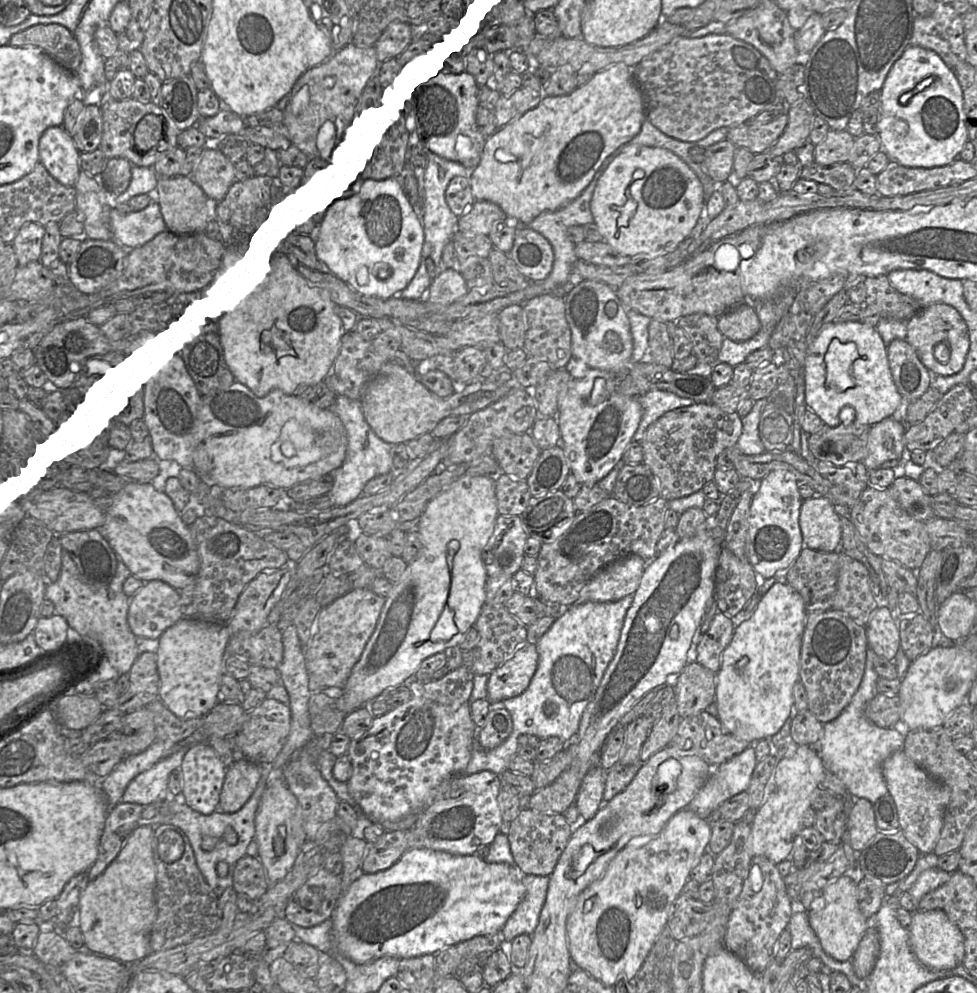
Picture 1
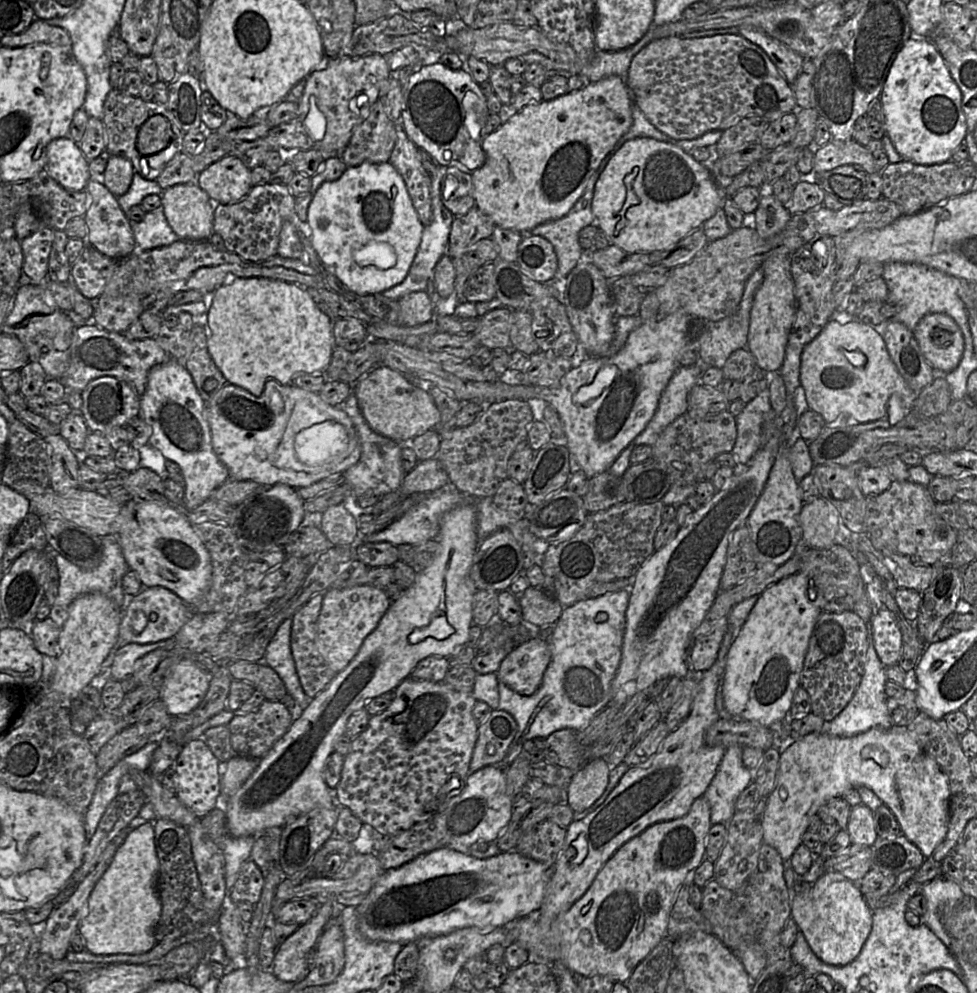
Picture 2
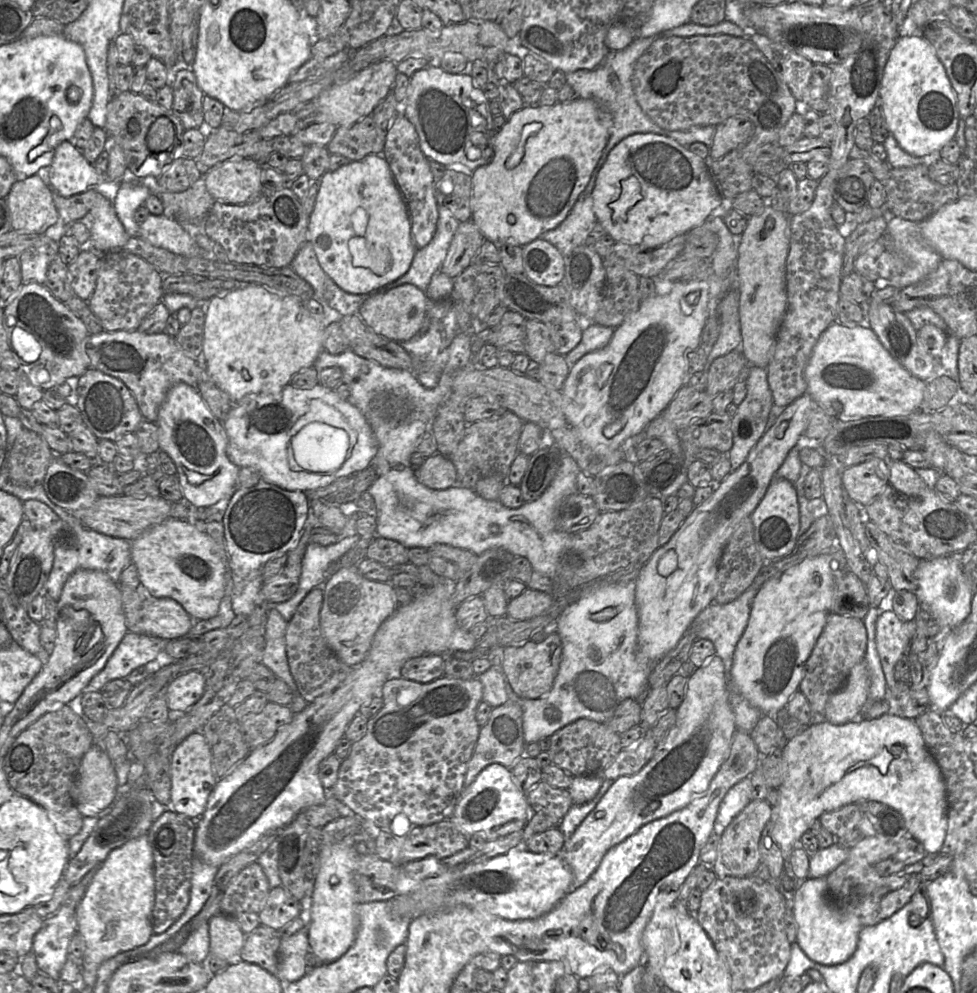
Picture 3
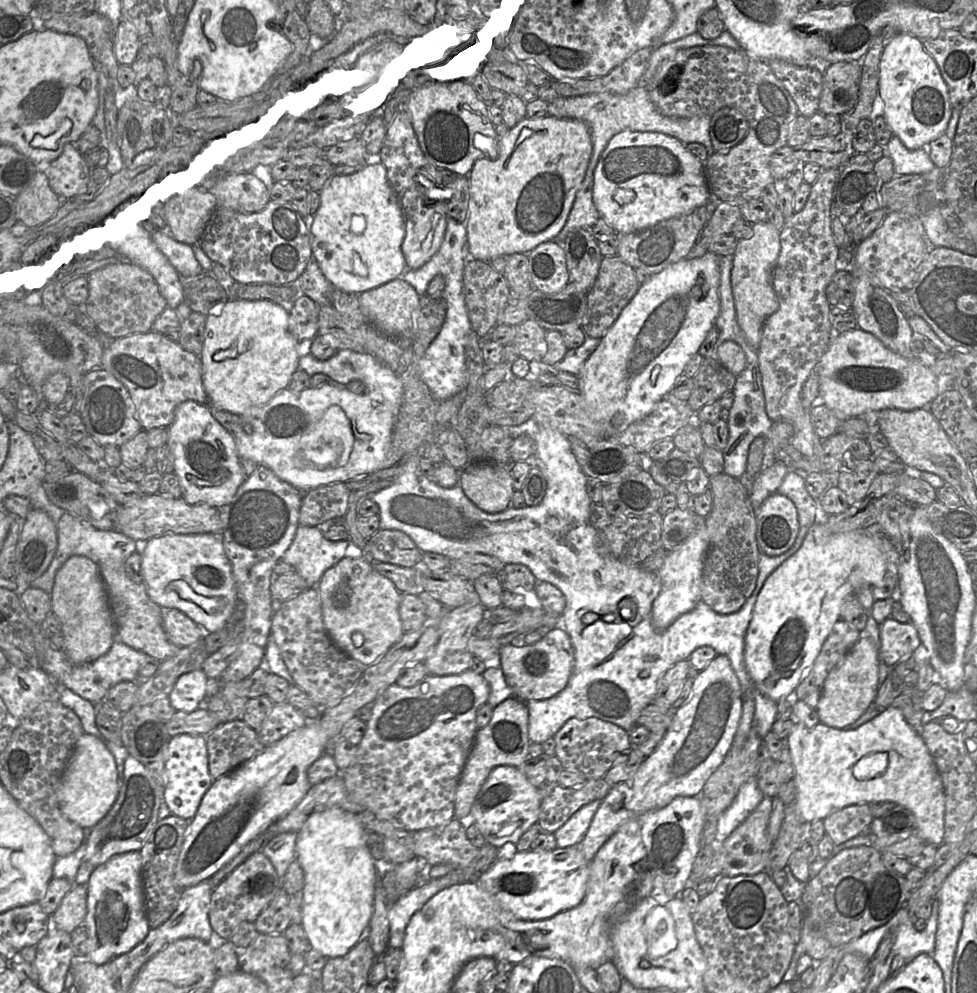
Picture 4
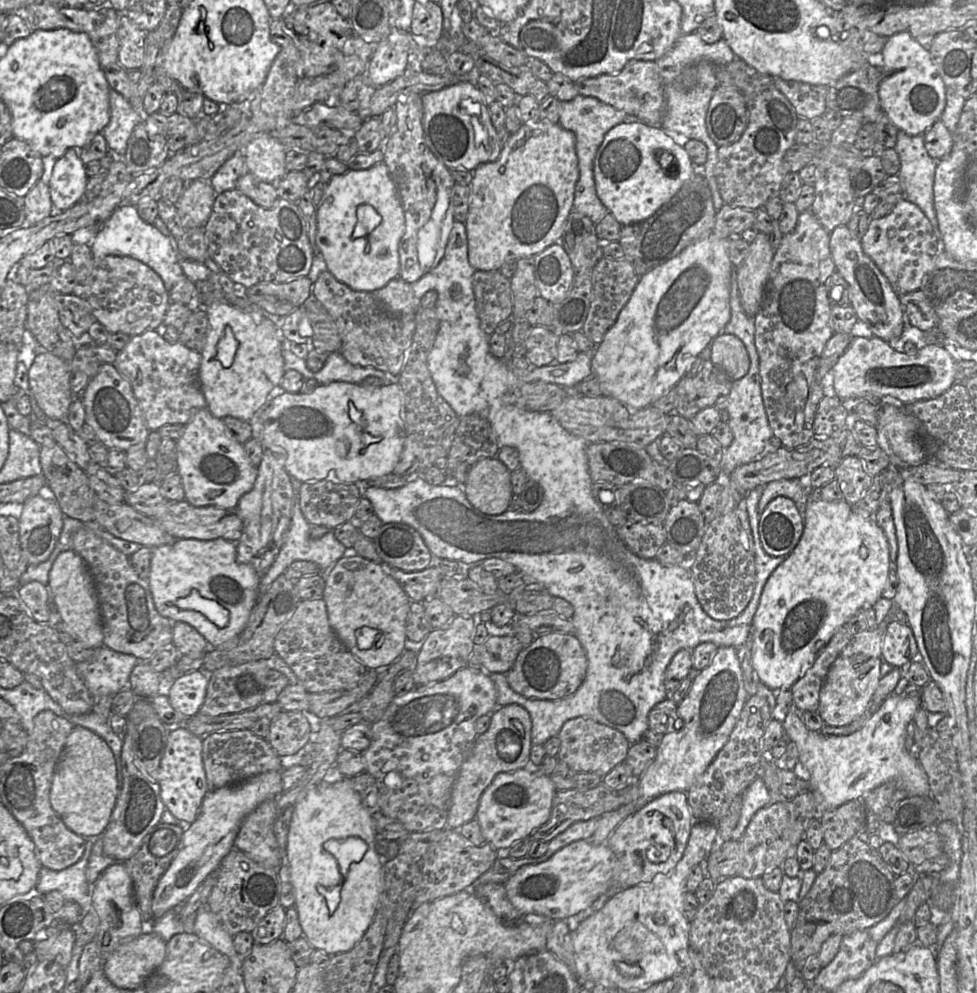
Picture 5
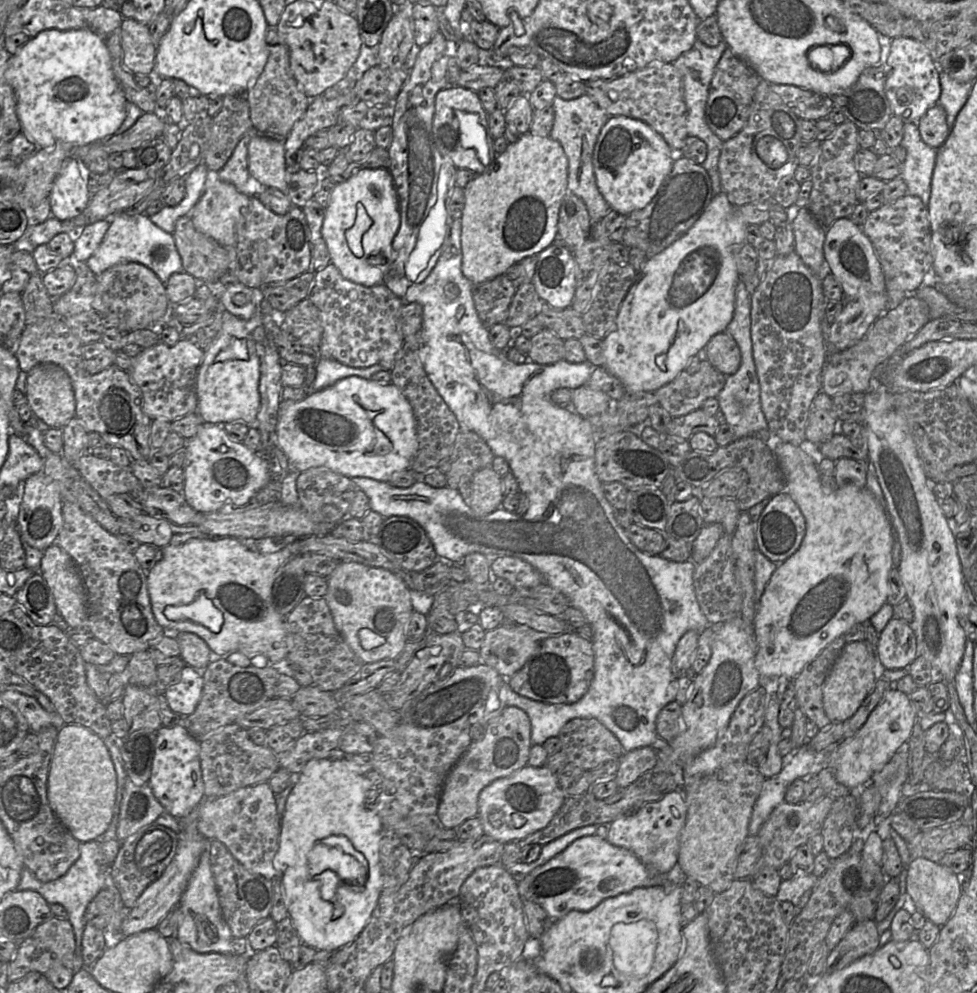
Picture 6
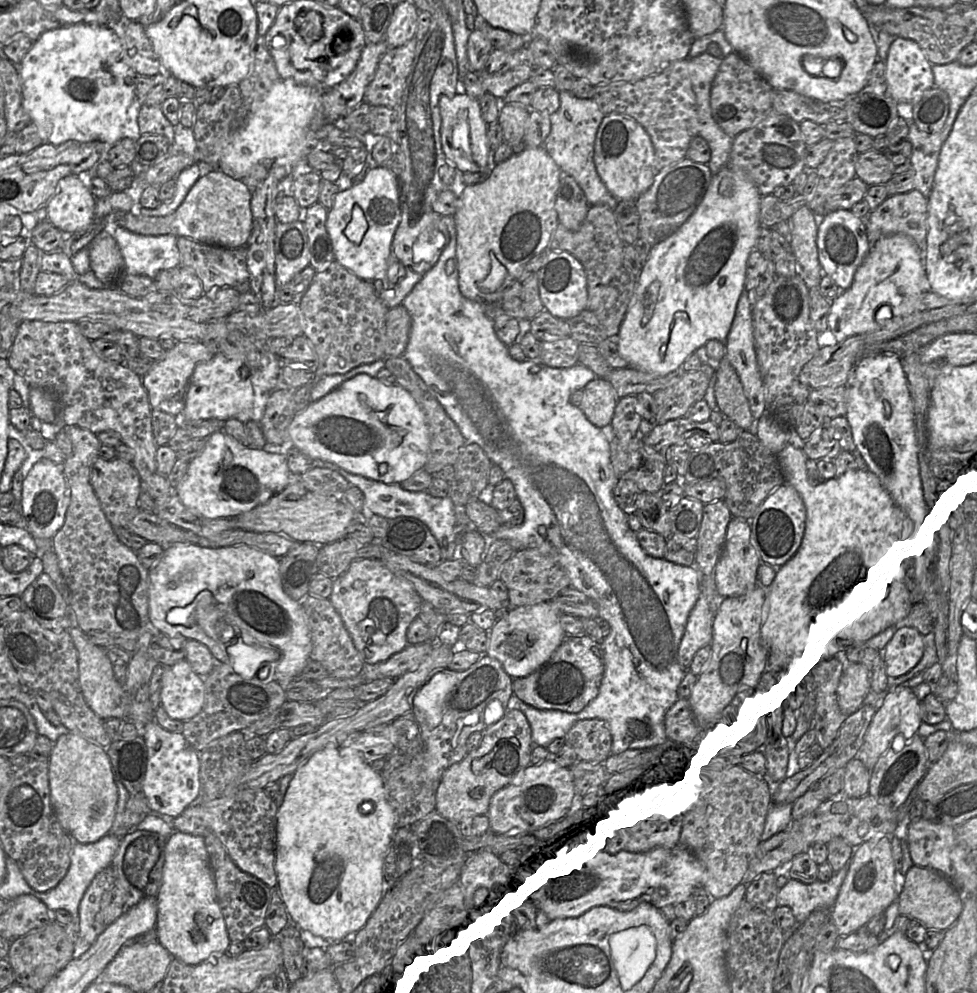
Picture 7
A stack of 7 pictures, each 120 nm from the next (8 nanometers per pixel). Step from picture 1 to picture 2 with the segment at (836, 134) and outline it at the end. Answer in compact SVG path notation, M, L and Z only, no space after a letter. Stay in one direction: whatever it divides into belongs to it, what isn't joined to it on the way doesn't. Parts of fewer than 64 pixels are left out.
M853 139L848 141L831 140L815 150L814 173L830 171L846 164L859 165L868 174L876 173L872 153Z

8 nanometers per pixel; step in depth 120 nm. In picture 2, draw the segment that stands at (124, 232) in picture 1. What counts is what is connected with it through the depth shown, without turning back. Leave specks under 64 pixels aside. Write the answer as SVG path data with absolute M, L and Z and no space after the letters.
M162 207L146 213L140 222L131 223L131 228L137 250L150 250L179 240Z

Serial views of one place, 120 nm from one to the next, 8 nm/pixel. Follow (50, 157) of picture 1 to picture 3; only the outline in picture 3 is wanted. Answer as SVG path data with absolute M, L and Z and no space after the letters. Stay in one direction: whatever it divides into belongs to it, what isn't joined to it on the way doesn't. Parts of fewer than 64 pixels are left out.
M73 140L61 142L55 149L52 163L44 172L51 189L63 197L95 189L106 178L99 173L78 149Z

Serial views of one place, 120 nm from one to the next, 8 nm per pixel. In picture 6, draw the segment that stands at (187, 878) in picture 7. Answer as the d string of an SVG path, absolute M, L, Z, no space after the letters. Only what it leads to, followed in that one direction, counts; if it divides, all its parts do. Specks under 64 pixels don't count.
M210 841L202 852L199 862L193 871L189 882L177 905L179 910L179 923L176 938L190 946L197 953L235 954L233 952L231 930L225 921L218 891L211 869Z

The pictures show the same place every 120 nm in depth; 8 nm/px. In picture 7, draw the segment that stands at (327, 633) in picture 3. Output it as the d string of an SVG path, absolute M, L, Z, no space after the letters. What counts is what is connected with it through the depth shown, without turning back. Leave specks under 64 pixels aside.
M378 559L352 561L340 577L333 579L329 600L366 664L385 661L409 645L407 630L419 616L423 602L410 582L396 576Z

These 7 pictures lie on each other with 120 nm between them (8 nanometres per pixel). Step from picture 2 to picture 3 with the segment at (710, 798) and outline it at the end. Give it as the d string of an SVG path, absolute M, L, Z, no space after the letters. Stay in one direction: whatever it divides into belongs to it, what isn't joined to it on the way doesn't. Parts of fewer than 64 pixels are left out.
M750 776L731 787L722 802L714 822L713 833L721 836L733 819L752 801Z

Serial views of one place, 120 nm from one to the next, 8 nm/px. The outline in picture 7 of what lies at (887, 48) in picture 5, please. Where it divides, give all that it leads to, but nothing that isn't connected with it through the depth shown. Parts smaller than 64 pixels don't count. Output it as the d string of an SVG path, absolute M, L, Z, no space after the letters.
M896 37L890 45L885 60L885 78L897 104L914 105L926 90L934 86L932 64L915 41L902 37Z

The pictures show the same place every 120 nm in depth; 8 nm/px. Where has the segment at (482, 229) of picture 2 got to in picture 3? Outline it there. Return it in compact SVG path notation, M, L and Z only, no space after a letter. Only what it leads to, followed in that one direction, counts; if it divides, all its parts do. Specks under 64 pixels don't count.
M471 219L460 222L440 271L451 278L456 278L473 263L484 240L482 233Z

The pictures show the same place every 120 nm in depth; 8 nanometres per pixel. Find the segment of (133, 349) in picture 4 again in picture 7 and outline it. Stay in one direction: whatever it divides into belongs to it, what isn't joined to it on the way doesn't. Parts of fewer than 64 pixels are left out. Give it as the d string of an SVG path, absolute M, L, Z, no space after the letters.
M184 340L167 351L163 360L153 362L149 371L140 376L152 409L180 417L185 407L186 392L195 367L201 362L209 361L214 355L203 342Z

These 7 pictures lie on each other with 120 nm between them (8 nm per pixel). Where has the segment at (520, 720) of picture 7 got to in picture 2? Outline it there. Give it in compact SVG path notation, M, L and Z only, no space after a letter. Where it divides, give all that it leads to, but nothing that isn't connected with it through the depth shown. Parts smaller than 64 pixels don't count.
M492 710L487 720L478 727L478 738L473 750L469 773L474 773L486 766L500 766L517 734L517 724L508 712Z

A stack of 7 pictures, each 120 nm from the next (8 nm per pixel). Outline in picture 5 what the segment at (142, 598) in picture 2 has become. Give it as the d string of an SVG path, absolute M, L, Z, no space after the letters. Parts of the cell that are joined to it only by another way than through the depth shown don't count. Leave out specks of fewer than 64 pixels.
M172 621L172 636L179 655L192 659L204 658L213 647L193 626L182 621Z

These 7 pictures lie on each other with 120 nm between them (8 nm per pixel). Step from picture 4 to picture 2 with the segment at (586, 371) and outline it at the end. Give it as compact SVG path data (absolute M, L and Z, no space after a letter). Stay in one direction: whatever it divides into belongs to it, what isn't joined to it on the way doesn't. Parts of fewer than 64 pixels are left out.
M684 311L662 315L654 324L642 323L628 336L625 345L612 356L589 356L578 367L572 368L557 387L543 387L522 382L522 372L510 372L485 386L481 404L504 400L544 400L559 414L566 436L566 446L575 462L590 479L607 471L620 453L645 429L655 414L661 394L679 368L679 355L689 342L692 317Z

